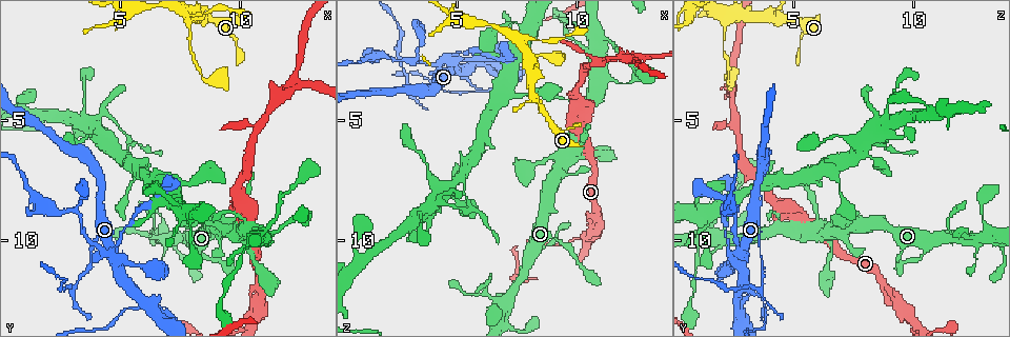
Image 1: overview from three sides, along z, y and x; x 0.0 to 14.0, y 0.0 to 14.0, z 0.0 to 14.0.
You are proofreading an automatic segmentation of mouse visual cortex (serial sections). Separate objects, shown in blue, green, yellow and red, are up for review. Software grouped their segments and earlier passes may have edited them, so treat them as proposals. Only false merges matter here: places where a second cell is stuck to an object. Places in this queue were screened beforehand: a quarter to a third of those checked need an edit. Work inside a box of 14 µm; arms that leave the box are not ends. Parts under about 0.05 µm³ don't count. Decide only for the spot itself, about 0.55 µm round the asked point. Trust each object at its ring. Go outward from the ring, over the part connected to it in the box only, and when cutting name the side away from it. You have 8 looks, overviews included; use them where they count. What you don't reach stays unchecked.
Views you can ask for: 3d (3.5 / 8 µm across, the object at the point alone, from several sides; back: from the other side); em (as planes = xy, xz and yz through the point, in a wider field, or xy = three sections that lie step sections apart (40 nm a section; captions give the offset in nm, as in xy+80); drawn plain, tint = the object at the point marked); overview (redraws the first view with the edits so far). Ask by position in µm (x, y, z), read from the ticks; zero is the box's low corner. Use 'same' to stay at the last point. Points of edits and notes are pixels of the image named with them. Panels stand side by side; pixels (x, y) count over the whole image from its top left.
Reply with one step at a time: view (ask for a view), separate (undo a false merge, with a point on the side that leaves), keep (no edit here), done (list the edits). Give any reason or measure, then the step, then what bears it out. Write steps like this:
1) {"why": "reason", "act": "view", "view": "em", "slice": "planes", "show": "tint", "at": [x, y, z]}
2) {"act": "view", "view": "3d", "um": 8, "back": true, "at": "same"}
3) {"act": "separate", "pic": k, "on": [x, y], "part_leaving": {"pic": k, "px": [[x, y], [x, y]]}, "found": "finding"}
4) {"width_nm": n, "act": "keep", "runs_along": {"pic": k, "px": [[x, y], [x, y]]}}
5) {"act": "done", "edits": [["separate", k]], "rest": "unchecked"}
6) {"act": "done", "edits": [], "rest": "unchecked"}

{"why": "thin arm on a thick one", "act": "view", "view": "em", "slice": "xy", "step": 2, "show": "tint", "at": [4.8, 10.7, 2.7]}

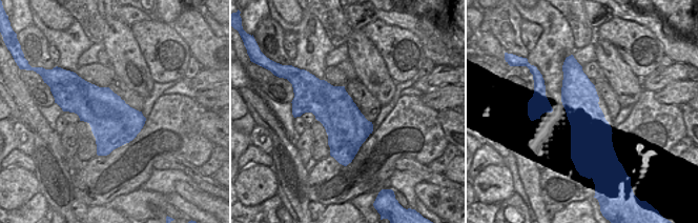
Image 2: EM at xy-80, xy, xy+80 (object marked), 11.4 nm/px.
{"why": "wider look", "act": "view", "view": "3d", "um": 3.5, "at": "same"}

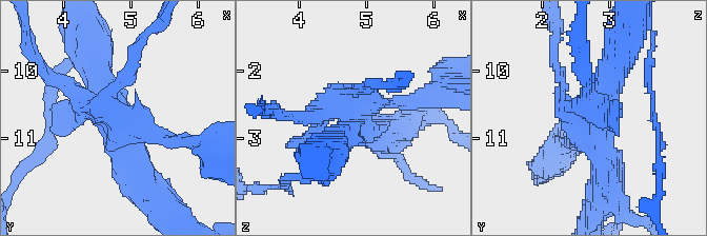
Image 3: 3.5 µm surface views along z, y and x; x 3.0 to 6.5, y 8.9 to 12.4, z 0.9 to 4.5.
{"act": "separate", "pic": 3, "on": [563, 107], "found": "two cells meet here"}

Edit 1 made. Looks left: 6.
{"act": "view", "view": "overview"}

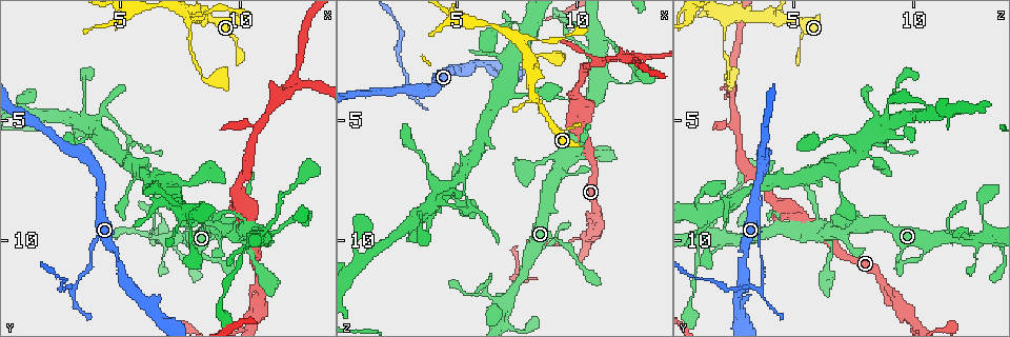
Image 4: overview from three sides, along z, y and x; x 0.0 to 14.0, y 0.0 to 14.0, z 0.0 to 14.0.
{"why": "sharp bend", "act": "view", "view": "3d", "um": 3.5, "at": [3.0, 11.9, 3.6]}

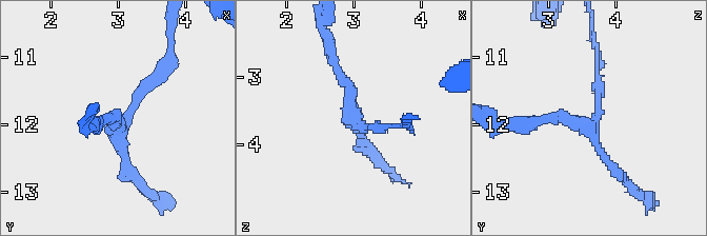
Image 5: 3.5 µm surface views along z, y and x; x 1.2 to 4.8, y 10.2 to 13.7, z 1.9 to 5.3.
{"why": "shape alone is not enough", "act": "view", "view": "em", "slice": "xy", "step": 1, "show": "tint", "at": [3.05, 12.00, 3.65]}

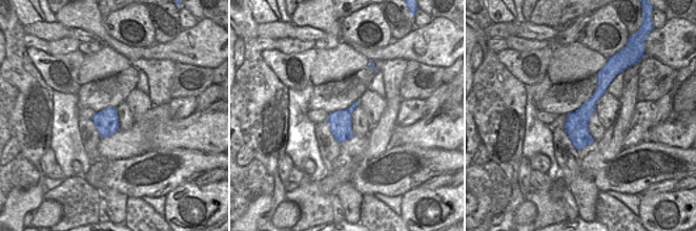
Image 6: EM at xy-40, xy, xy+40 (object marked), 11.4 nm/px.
{"act": "keep", "runs_along": {"pic": 6, "px": [[601, 75], [578, 120], [577, 146]]}, "found": "one cell here"}

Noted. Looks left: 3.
{"why": "three-way junction", "act": "view", "view": "3d", "um": 3.5, "at": [12.0, 3.6, 2.5]}

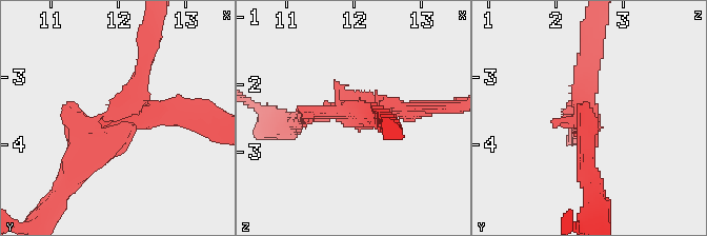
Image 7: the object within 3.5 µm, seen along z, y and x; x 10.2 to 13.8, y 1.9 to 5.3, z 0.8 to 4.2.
{"arms": 3, "arm_widths_nm": [250, 250, 250], "act": "view", "view": "em", "slice": "xy", "step": 5, "show": "tint", "at": [12.15, 3.60, 2.45]}

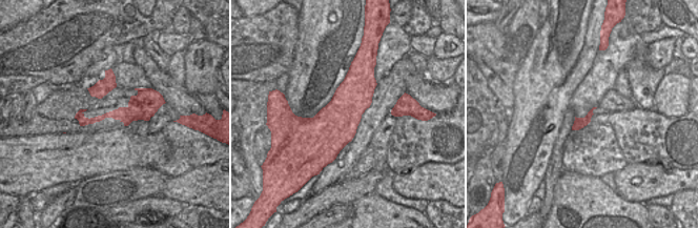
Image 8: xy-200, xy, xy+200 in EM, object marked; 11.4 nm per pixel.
{"act": "separate", "pic": 7, "on": [421, 110], "border": {"pic": 8, "px": [[127, 107], [129, 116], [121, 121]]}, "found": "two cells meet here"}

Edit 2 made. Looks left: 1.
{"act": "done", "edits": [["separate", 3], ["separate", 7]], "rest": "unchecked"}

